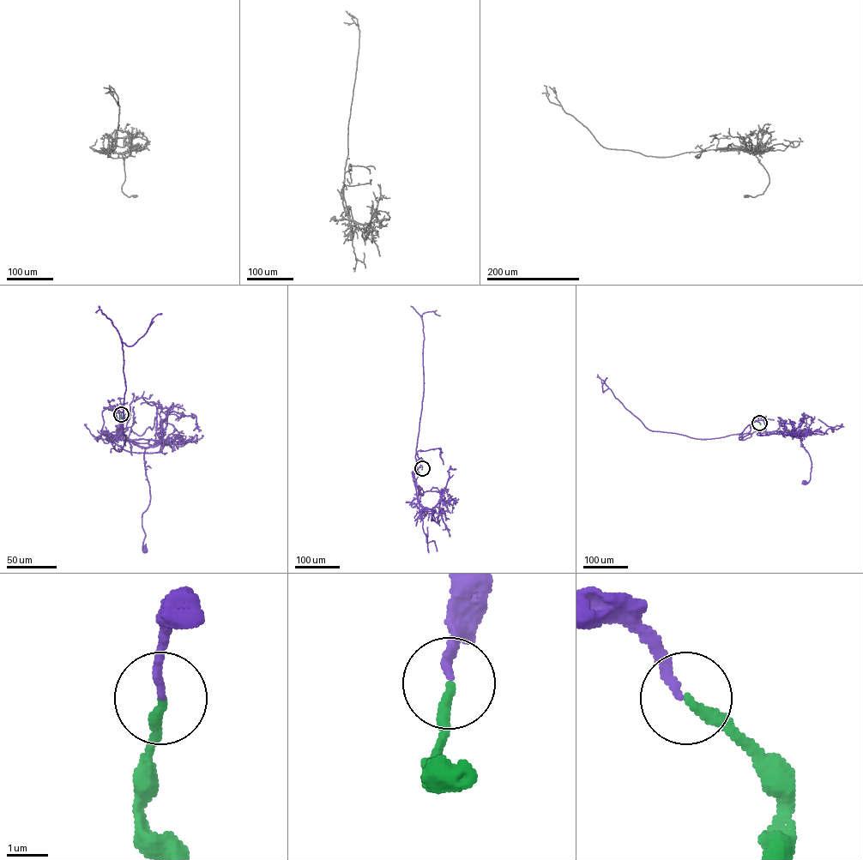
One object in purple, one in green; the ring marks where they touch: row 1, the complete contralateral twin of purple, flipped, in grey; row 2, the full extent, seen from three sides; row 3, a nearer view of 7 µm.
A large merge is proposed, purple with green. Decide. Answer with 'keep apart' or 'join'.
join

